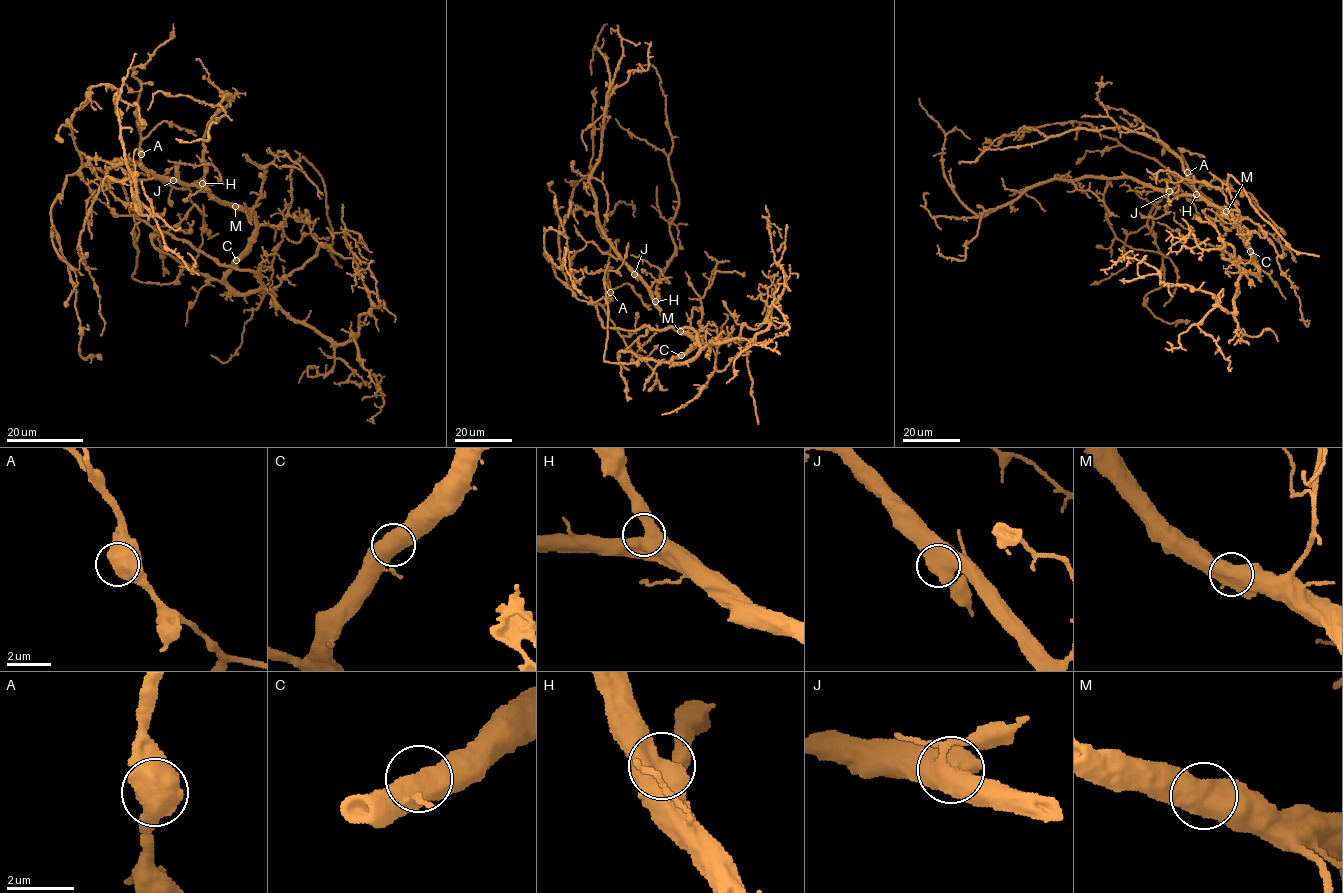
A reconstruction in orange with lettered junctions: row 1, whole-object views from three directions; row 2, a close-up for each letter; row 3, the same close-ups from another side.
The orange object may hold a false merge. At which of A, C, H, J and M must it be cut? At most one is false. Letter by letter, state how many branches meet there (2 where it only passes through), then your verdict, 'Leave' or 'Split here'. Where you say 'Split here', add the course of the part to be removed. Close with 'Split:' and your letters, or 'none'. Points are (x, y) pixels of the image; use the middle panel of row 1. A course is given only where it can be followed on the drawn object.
A: Branches: 2. Leave
C: Branches: 2. Leave
H: Branches: 2. Leave
J: Branches: 2. Leave
M: Branches: 2. Leave
Split: none

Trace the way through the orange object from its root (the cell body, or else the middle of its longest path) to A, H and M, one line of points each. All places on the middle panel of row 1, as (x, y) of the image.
A: (679, 357), (673, 361), (686, 362), (699, 348), (689, 328), (605, 328), (597, 303), (610, 292)
H: (679, 357), (694, 341), (669, 323), (655, 301)
M: (679, 357), (694, 343), (679, 331)

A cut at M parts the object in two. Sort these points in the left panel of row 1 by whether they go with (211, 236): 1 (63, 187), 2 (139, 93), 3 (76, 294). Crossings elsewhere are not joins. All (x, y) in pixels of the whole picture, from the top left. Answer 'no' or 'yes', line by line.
1: yes
2: yes
3: yes

